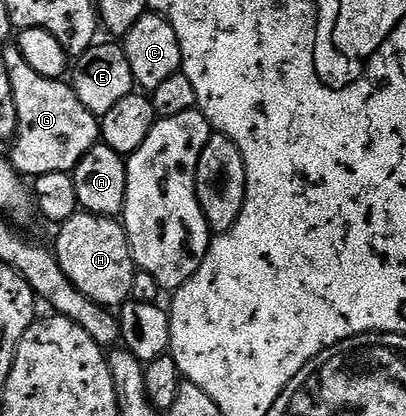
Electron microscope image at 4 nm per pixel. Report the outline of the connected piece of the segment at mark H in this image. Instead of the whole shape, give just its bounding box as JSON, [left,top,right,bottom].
[52,212,134,308]

